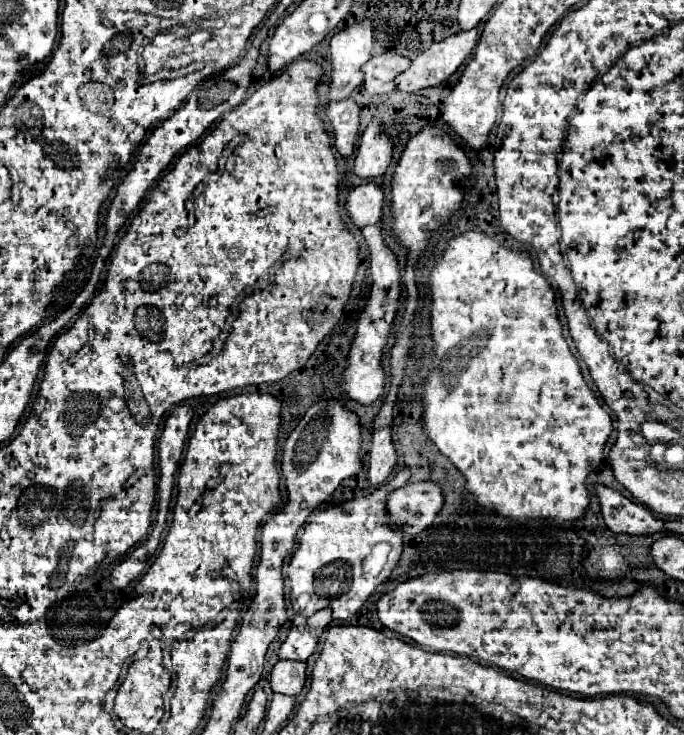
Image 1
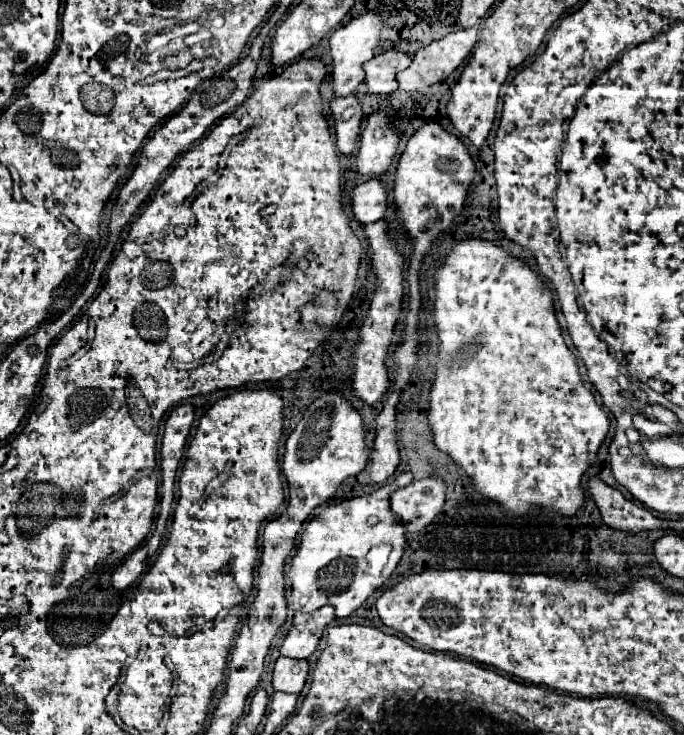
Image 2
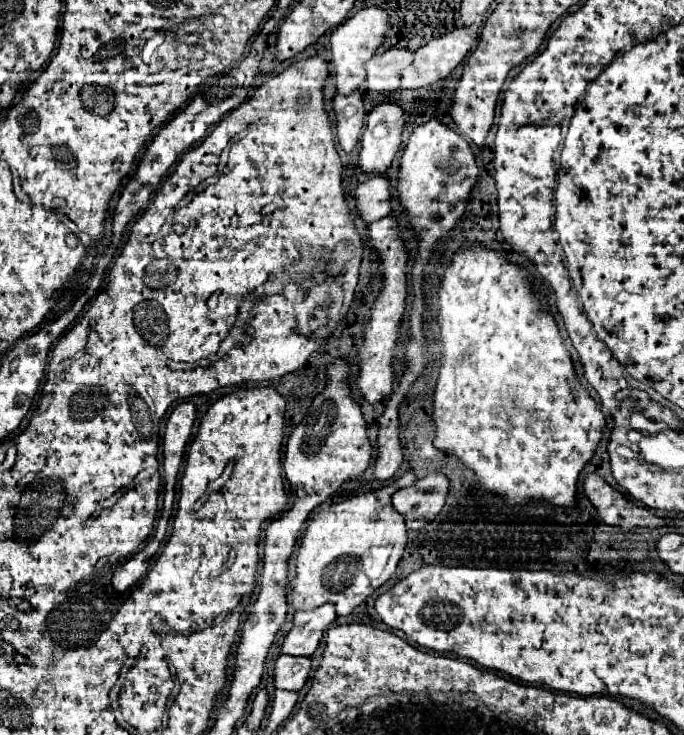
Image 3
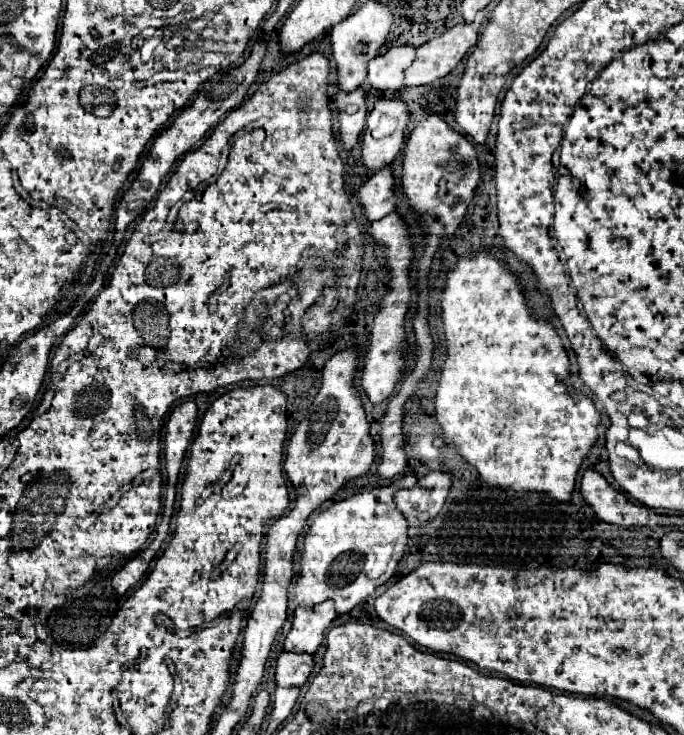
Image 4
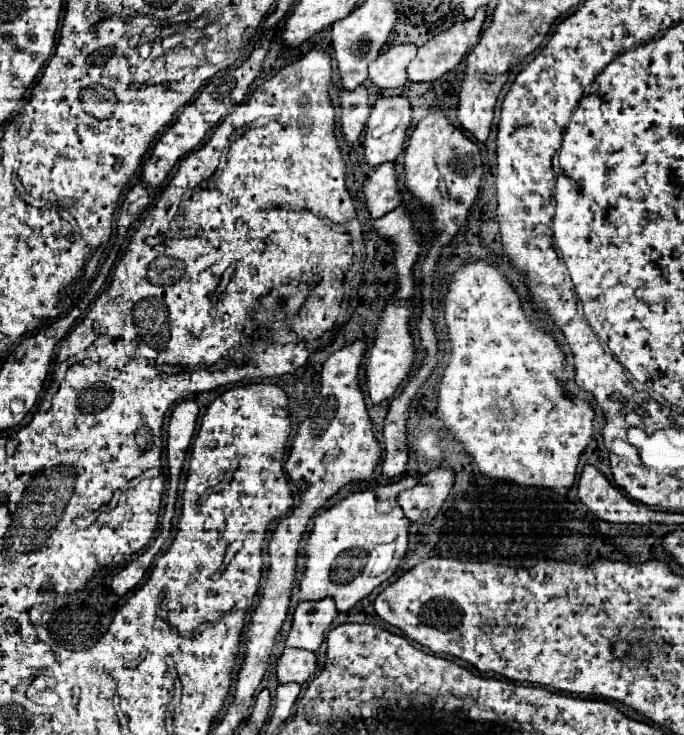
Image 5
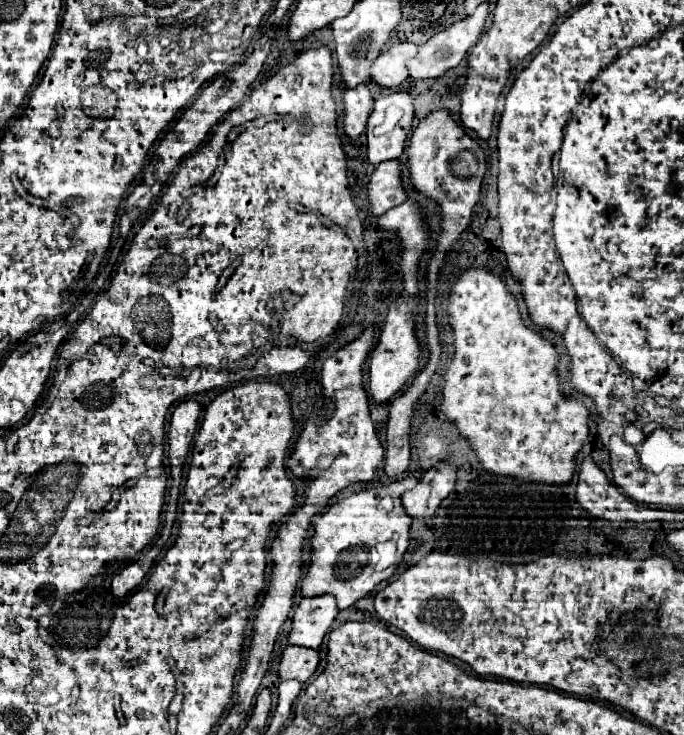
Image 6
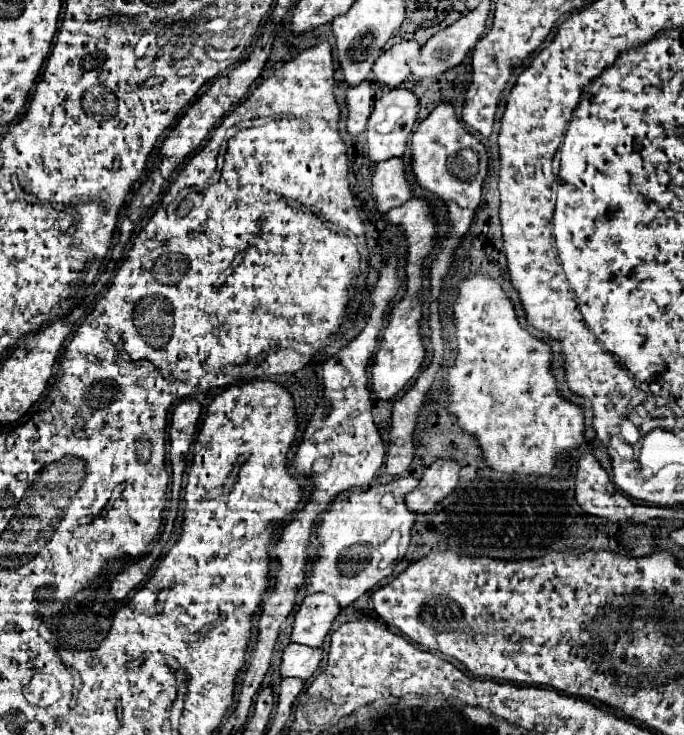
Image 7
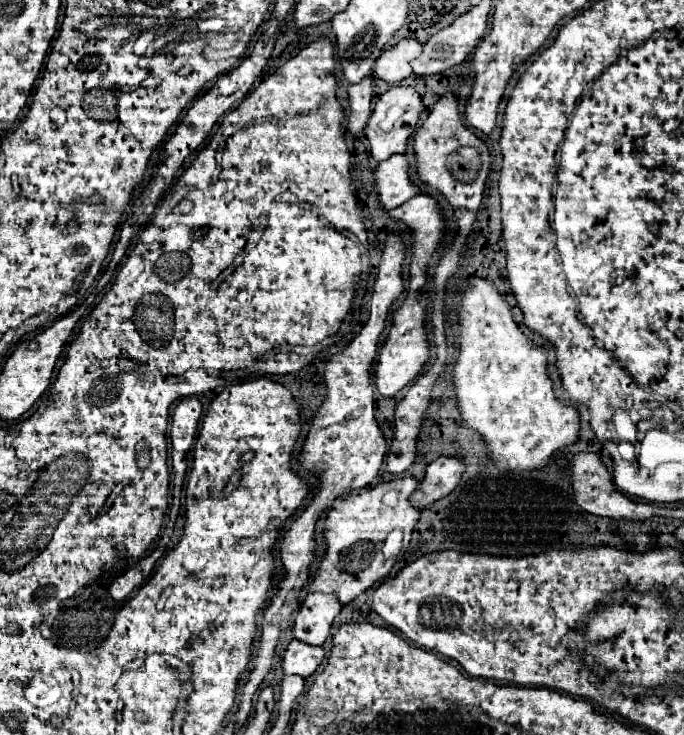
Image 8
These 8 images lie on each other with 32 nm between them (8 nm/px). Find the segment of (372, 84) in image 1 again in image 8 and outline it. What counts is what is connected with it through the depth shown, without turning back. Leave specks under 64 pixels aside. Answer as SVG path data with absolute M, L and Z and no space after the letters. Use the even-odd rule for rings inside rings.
M402 38L396 46L386 48L374 64L374 76L384 82L398 84L412 74L412 60L422 54L422 44L416 38Z

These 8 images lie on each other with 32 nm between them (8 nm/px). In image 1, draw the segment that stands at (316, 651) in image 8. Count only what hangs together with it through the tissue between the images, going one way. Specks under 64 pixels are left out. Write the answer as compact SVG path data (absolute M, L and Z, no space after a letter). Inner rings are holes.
M300 660L276 662L272 670L272 678L270 678L272 692L298 696L304 688L304 682L306 682L306 662L300 662Z

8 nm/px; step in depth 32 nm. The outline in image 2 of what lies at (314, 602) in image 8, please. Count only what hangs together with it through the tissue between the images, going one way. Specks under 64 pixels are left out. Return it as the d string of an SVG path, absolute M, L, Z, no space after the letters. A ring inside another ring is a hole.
M322 606L316 612L294 614L294 626L280 646L280 654L288 658L308 658L322 638L324 628L334 620L334 608Z

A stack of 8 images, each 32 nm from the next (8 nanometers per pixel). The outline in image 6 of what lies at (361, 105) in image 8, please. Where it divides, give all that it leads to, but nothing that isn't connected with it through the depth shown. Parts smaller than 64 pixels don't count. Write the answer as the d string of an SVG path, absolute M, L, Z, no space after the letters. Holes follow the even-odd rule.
M360 84L344 92L344 132L350 138L356 138L366 130L366 120L372 112L372 104L374 102L368 84Z

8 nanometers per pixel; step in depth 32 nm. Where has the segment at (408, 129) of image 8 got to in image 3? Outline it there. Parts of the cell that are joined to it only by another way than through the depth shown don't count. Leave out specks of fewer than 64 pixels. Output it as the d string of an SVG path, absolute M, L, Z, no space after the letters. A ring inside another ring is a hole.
M382 102L368 114L360 148L360 168L364 172L386 172L402 146L404 126L406 112L396 102Z

